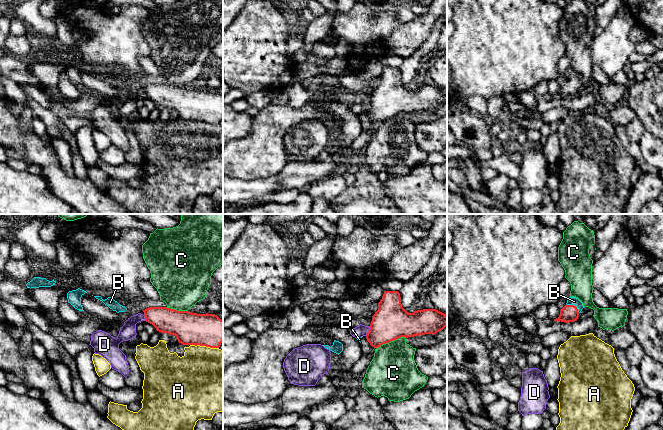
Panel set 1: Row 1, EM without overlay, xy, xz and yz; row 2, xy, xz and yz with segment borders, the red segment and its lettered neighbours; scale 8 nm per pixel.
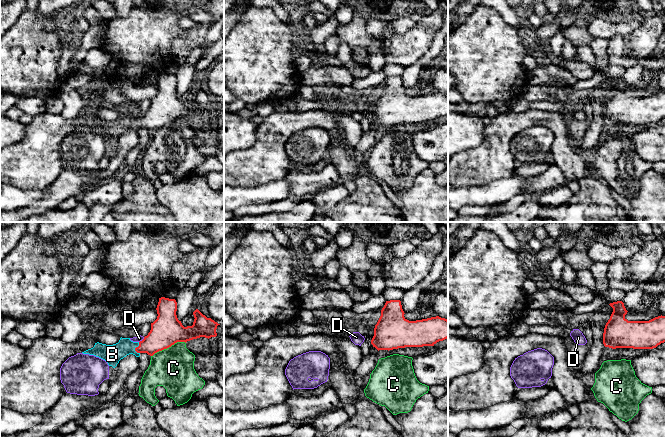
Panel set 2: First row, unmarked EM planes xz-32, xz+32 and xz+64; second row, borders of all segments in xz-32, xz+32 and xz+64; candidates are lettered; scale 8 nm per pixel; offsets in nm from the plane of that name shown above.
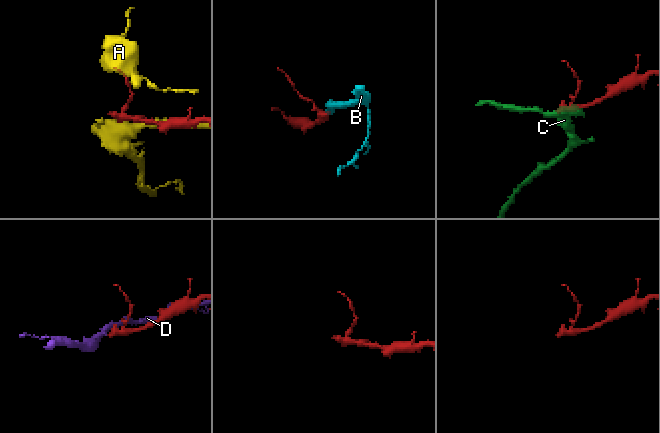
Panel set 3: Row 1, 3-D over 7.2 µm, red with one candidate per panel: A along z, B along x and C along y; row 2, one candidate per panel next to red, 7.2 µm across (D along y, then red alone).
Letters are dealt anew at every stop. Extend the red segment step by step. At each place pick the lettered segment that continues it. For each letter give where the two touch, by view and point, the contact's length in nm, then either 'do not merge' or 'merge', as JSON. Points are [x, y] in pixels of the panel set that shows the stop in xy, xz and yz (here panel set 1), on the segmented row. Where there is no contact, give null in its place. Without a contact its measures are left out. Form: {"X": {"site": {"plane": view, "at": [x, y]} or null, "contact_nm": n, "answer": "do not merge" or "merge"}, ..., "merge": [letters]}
{"A": {"site": {"plane": "xy", "at": [204, 345]}, "contact_nm": 240, "answer": "do not merge"}, "B": {"site": {"plane": "yz", "at": [573, 305]}, "contact_nm": 130, "answer": "merge"}, "C": {"site": {"plane": "xz", "at": [390, 341]}, "contact_nm": 260, "answer": "do not merge"}, "D": {"site": {"plane": "xz", "at": [369, 331]}, "contact_nm": 90, "answer": "do not merge"}, "merge": ["B"]}

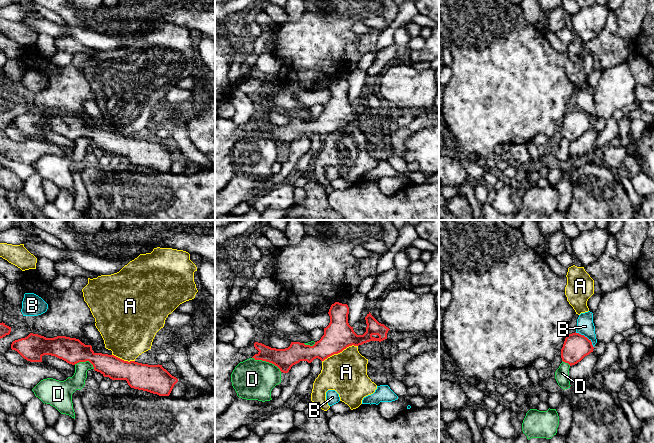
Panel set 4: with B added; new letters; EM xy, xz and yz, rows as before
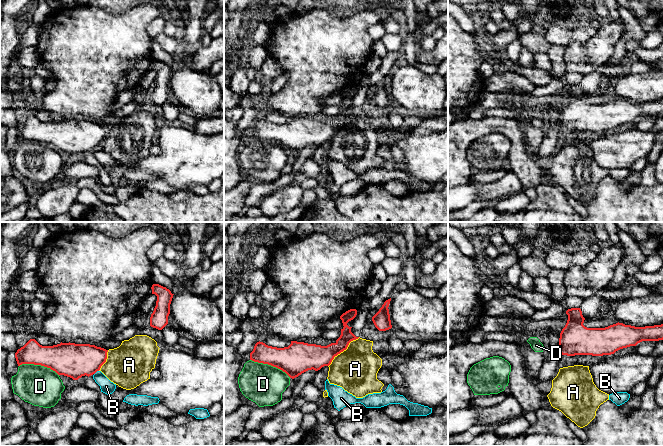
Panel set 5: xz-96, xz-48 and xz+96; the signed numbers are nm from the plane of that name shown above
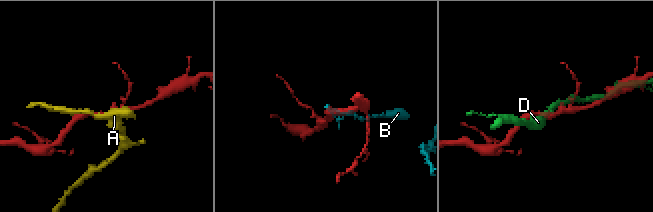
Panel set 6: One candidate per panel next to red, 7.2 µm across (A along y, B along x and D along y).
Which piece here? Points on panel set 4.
{"A": {"site": {"plane": "xz", "at": [339, 352]}, "contact_nm": 320, "answer": "do not merge"}, "B": {"site": {"plane": "yz", "at": [586, 337]}, "contact_nm": 200, "answer": "do not merge"}, "D": {"site": {"plane": "xz", "at": [267, 361]}, "contact_nm": 260, "answer": "do not merge"}, "merge": []}

